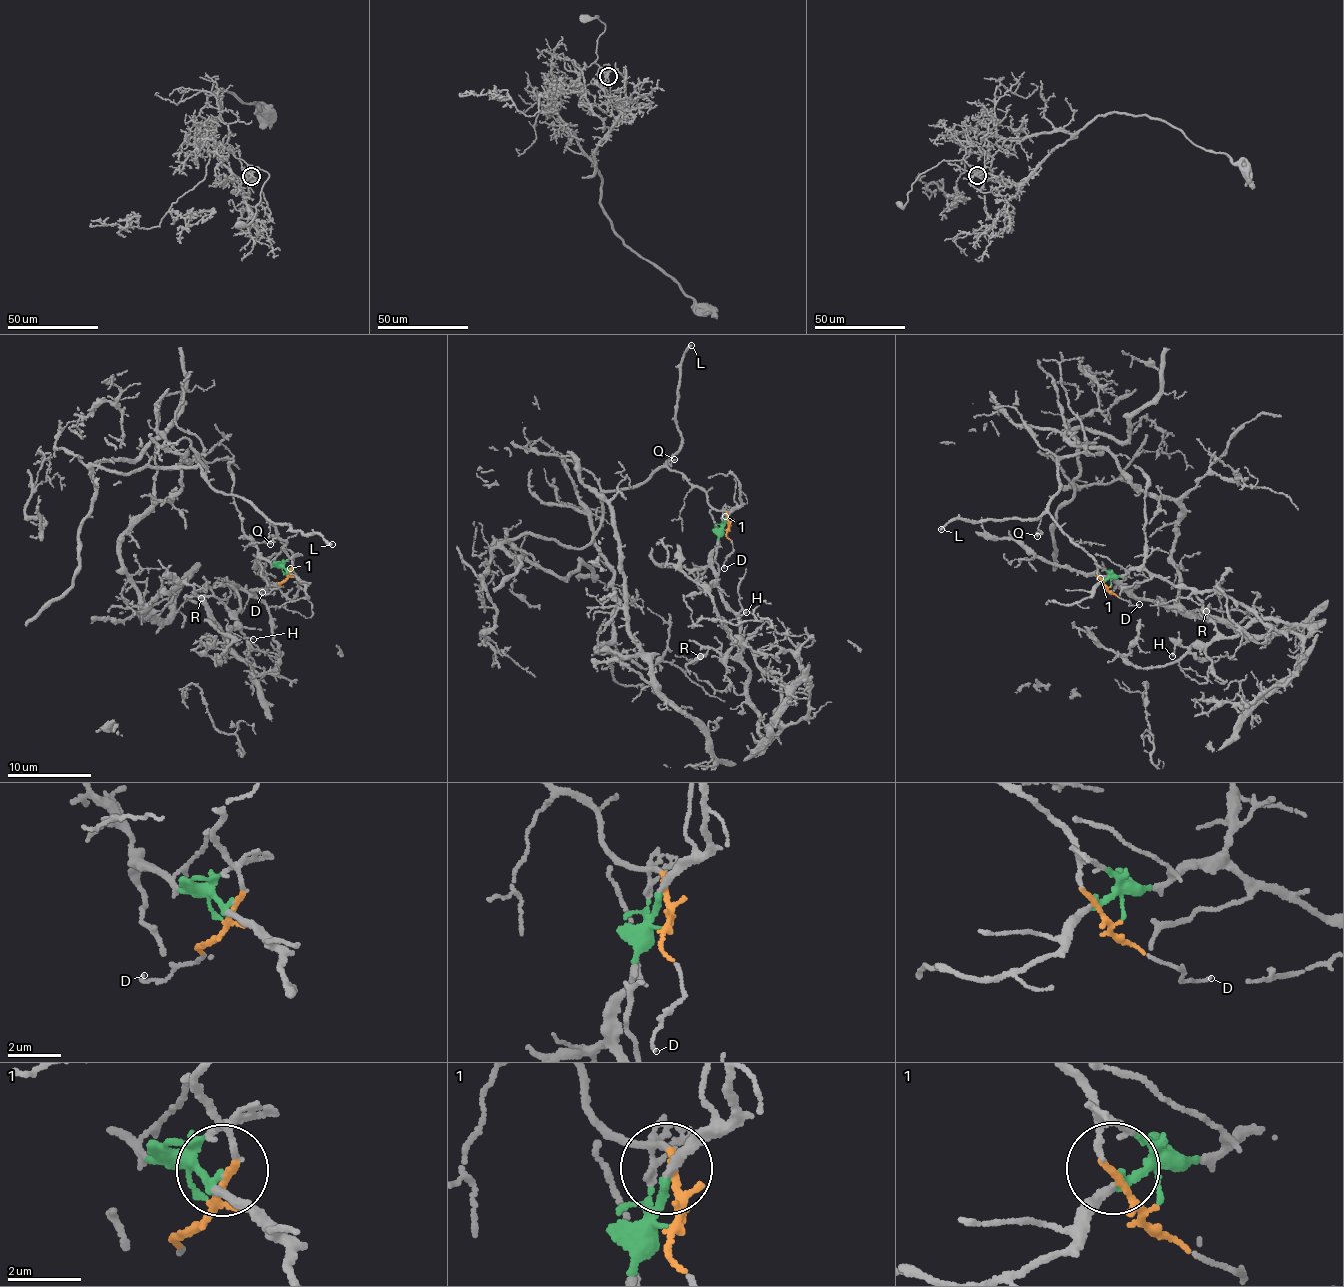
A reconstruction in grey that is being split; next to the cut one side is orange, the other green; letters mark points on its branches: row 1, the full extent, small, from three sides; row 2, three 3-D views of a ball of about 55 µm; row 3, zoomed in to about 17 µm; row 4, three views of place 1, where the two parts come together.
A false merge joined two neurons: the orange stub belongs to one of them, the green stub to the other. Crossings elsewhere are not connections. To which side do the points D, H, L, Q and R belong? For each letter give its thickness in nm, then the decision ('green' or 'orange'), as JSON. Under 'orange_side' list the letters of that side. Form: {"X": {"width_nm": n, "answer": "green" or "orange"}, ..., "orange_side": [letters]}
{"D": {"width_nm": 100, "answer": "orange"}, "H": {"width_nm": 120, "answer": "green"}, "L": {"width_nm": 240, "answer": "orange"}, "Q": {"width_nm": 120, "answer": "orange"}, "R": {"width_nm": 260, "answer": "green"}, "orange_side": ["D", "L", "Q"]}

